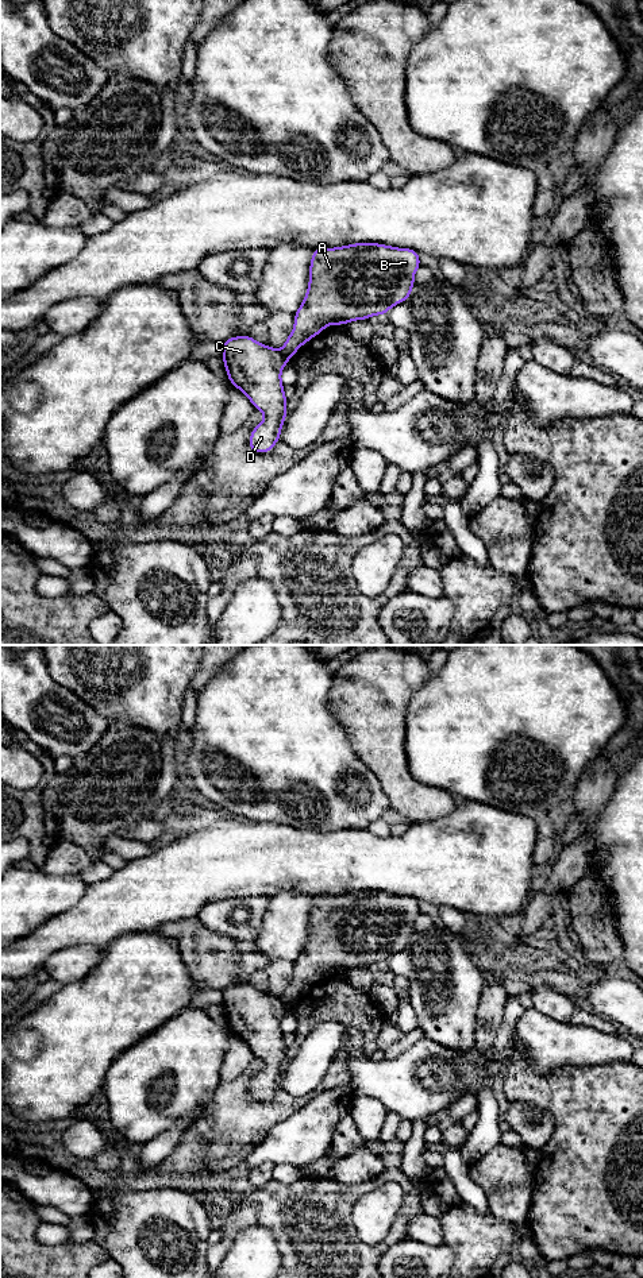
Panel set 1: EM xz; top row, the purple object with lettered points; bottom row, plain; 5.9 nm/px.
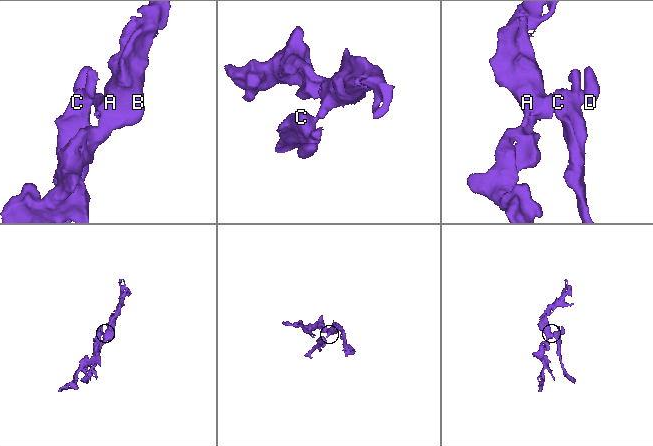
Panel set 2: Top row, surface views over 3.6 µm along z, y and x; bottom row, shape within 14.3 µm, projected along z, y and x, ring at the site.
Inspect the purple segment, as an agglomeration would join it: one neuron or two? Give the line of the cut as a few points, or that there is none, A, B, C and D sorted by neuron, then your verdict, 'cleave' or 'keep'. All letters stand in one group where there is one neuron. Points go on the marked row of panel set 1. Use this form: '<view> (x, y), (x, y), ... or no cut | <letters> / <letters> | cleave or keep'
xz (280, 351), (288, 358) | A B / C D | cleave

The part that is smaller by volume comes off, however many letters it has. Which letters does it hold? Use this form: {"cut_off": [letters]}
{"cut_off": ["C", "D"]}

